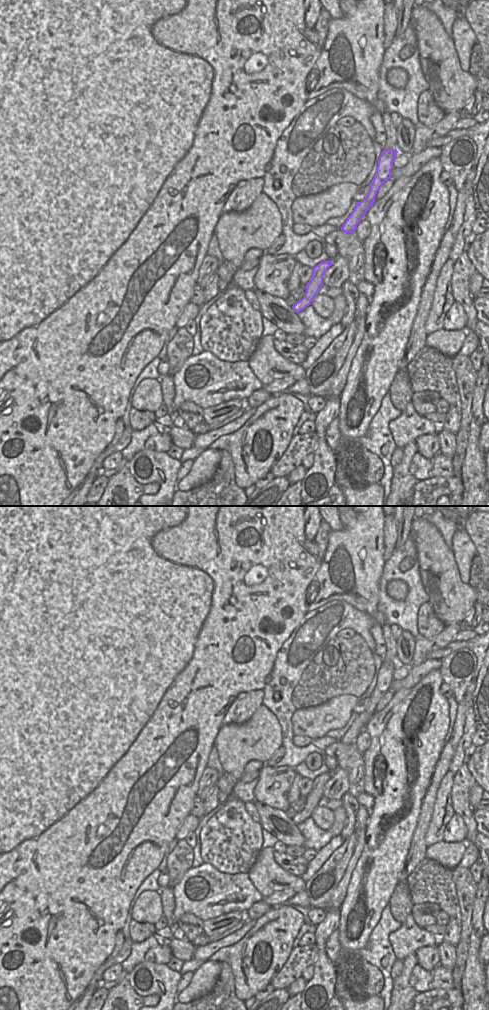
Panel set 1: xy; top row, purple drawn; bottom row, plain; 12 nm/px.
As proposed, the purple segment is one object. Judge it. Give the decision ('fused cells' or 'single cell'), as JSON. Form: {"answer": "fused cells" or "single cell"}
{"answer": "single cell"}

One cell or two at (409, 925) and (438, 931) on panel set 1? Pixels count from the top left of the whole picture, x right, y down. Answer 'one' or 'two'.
two

